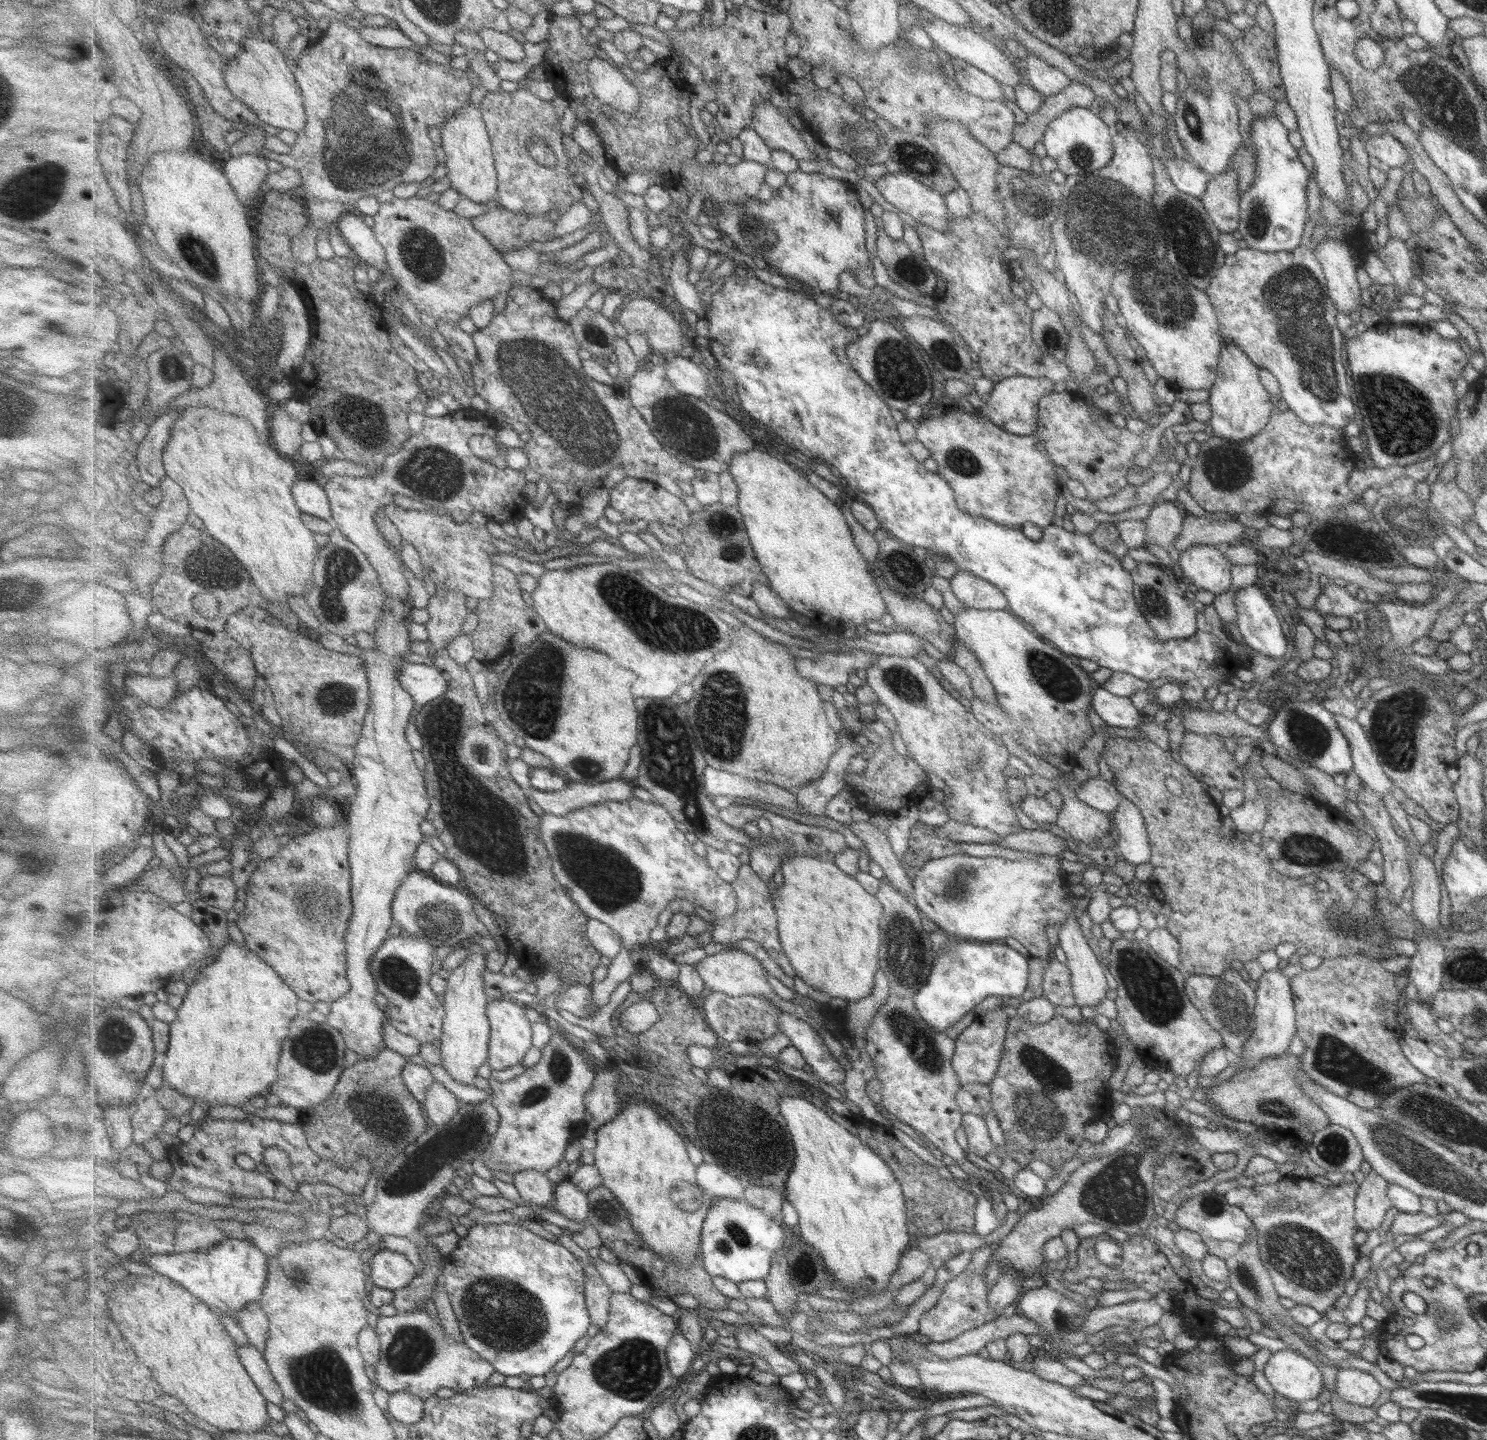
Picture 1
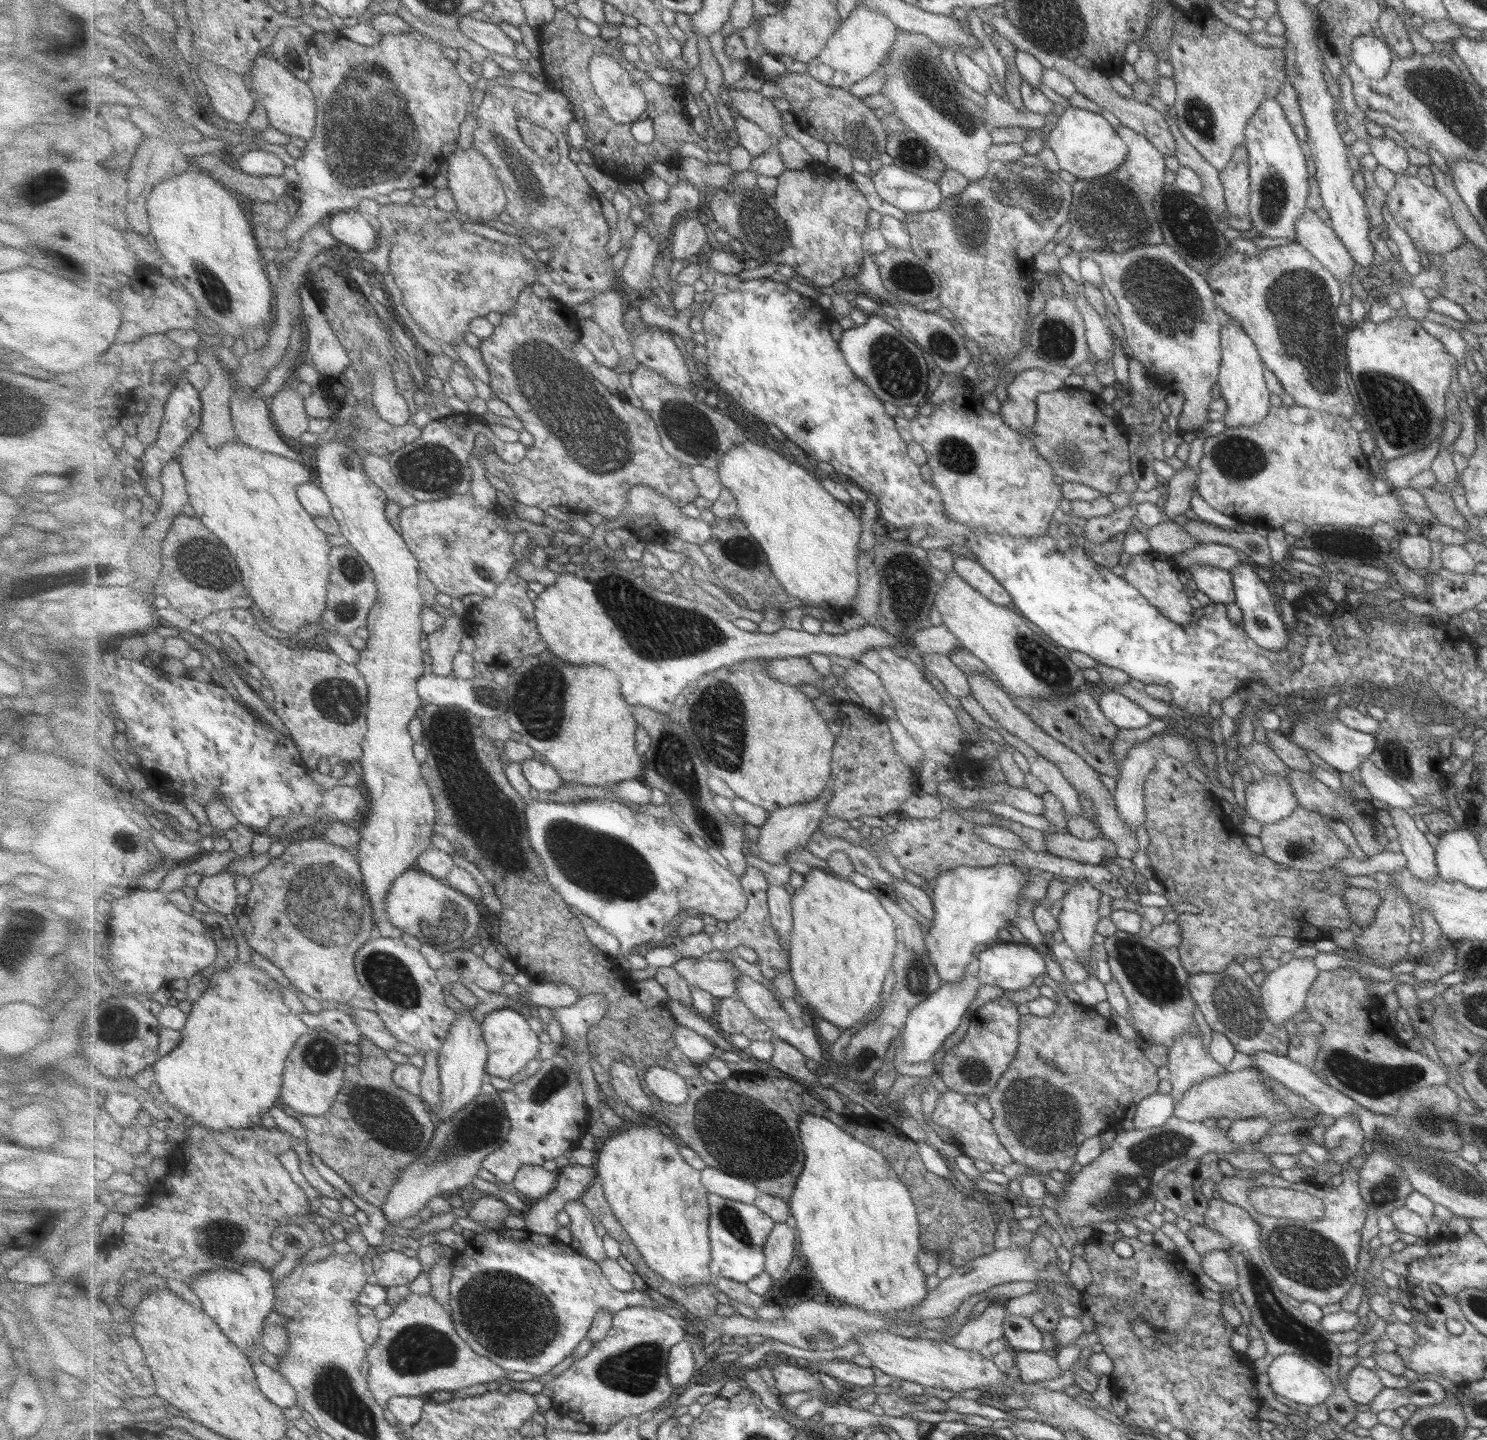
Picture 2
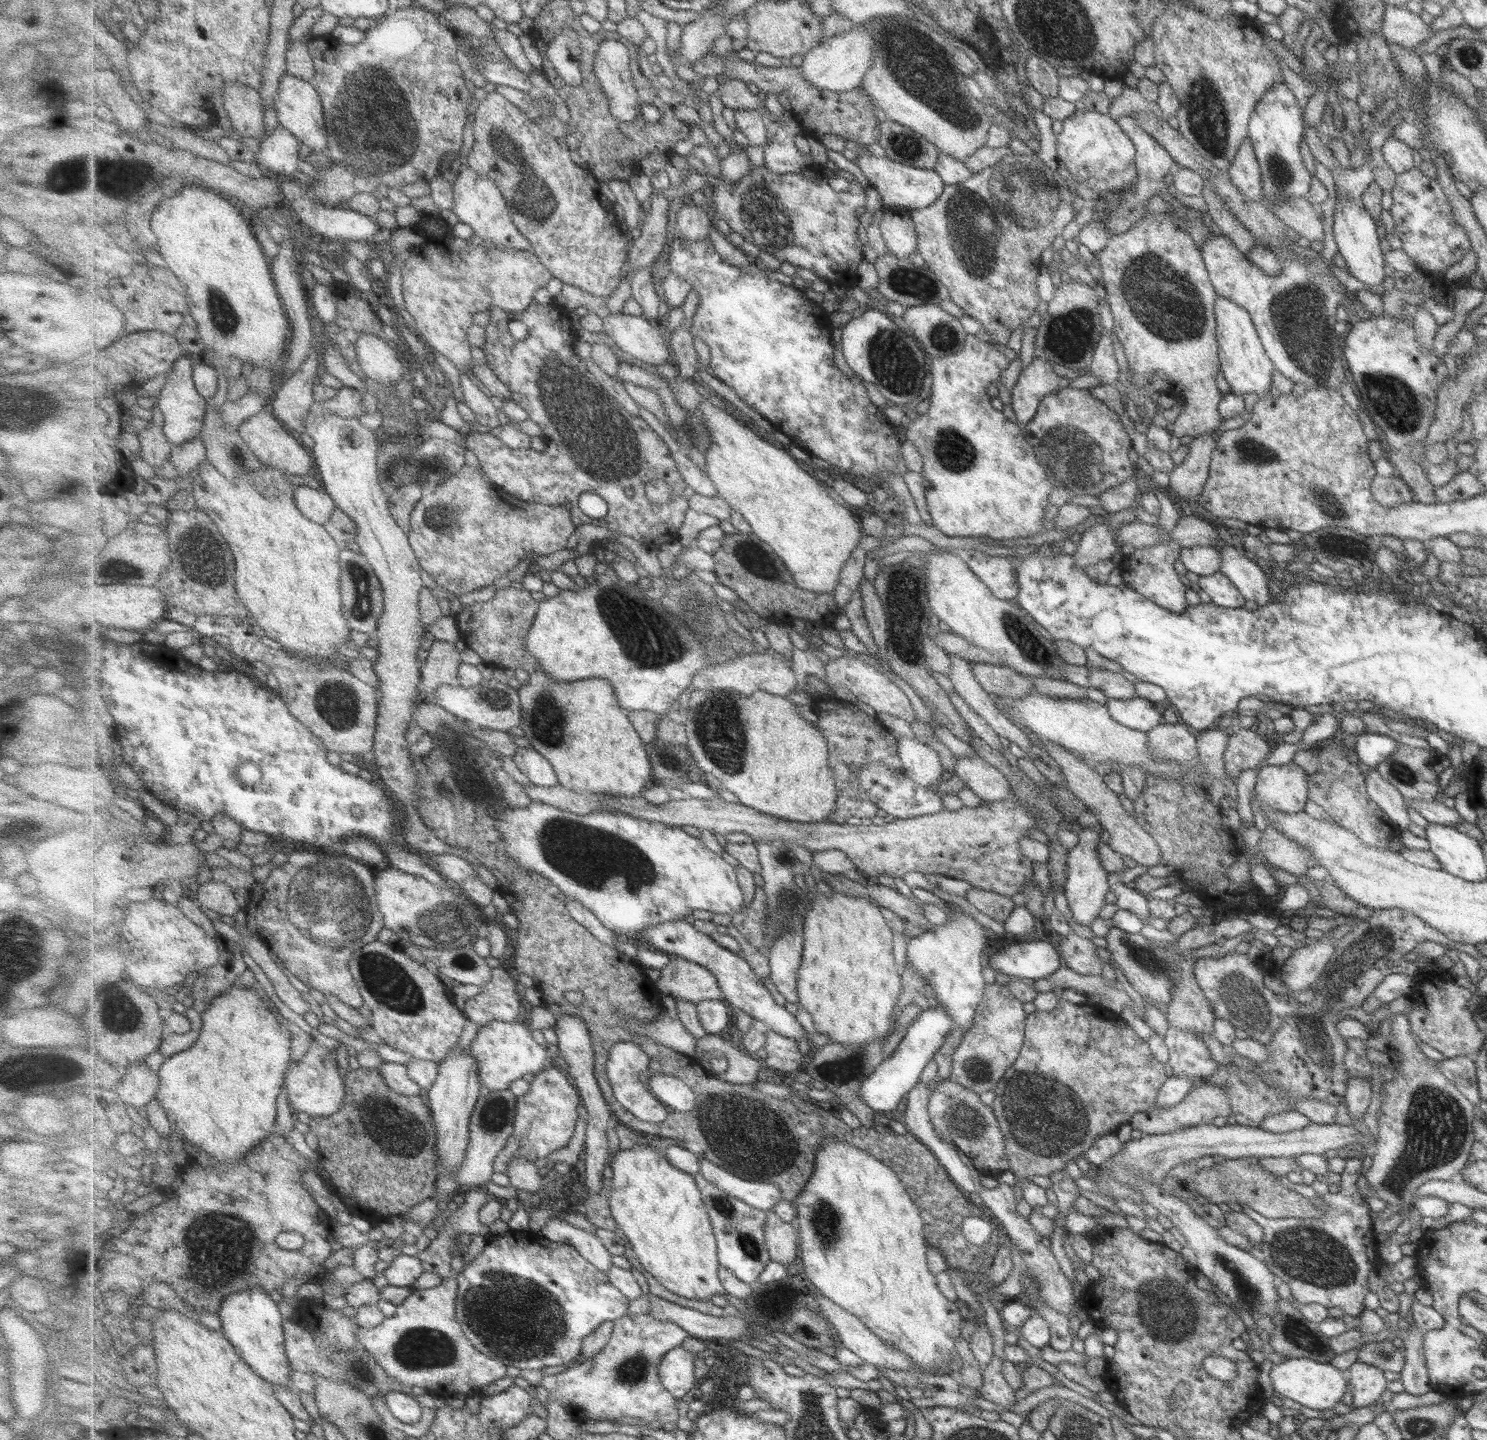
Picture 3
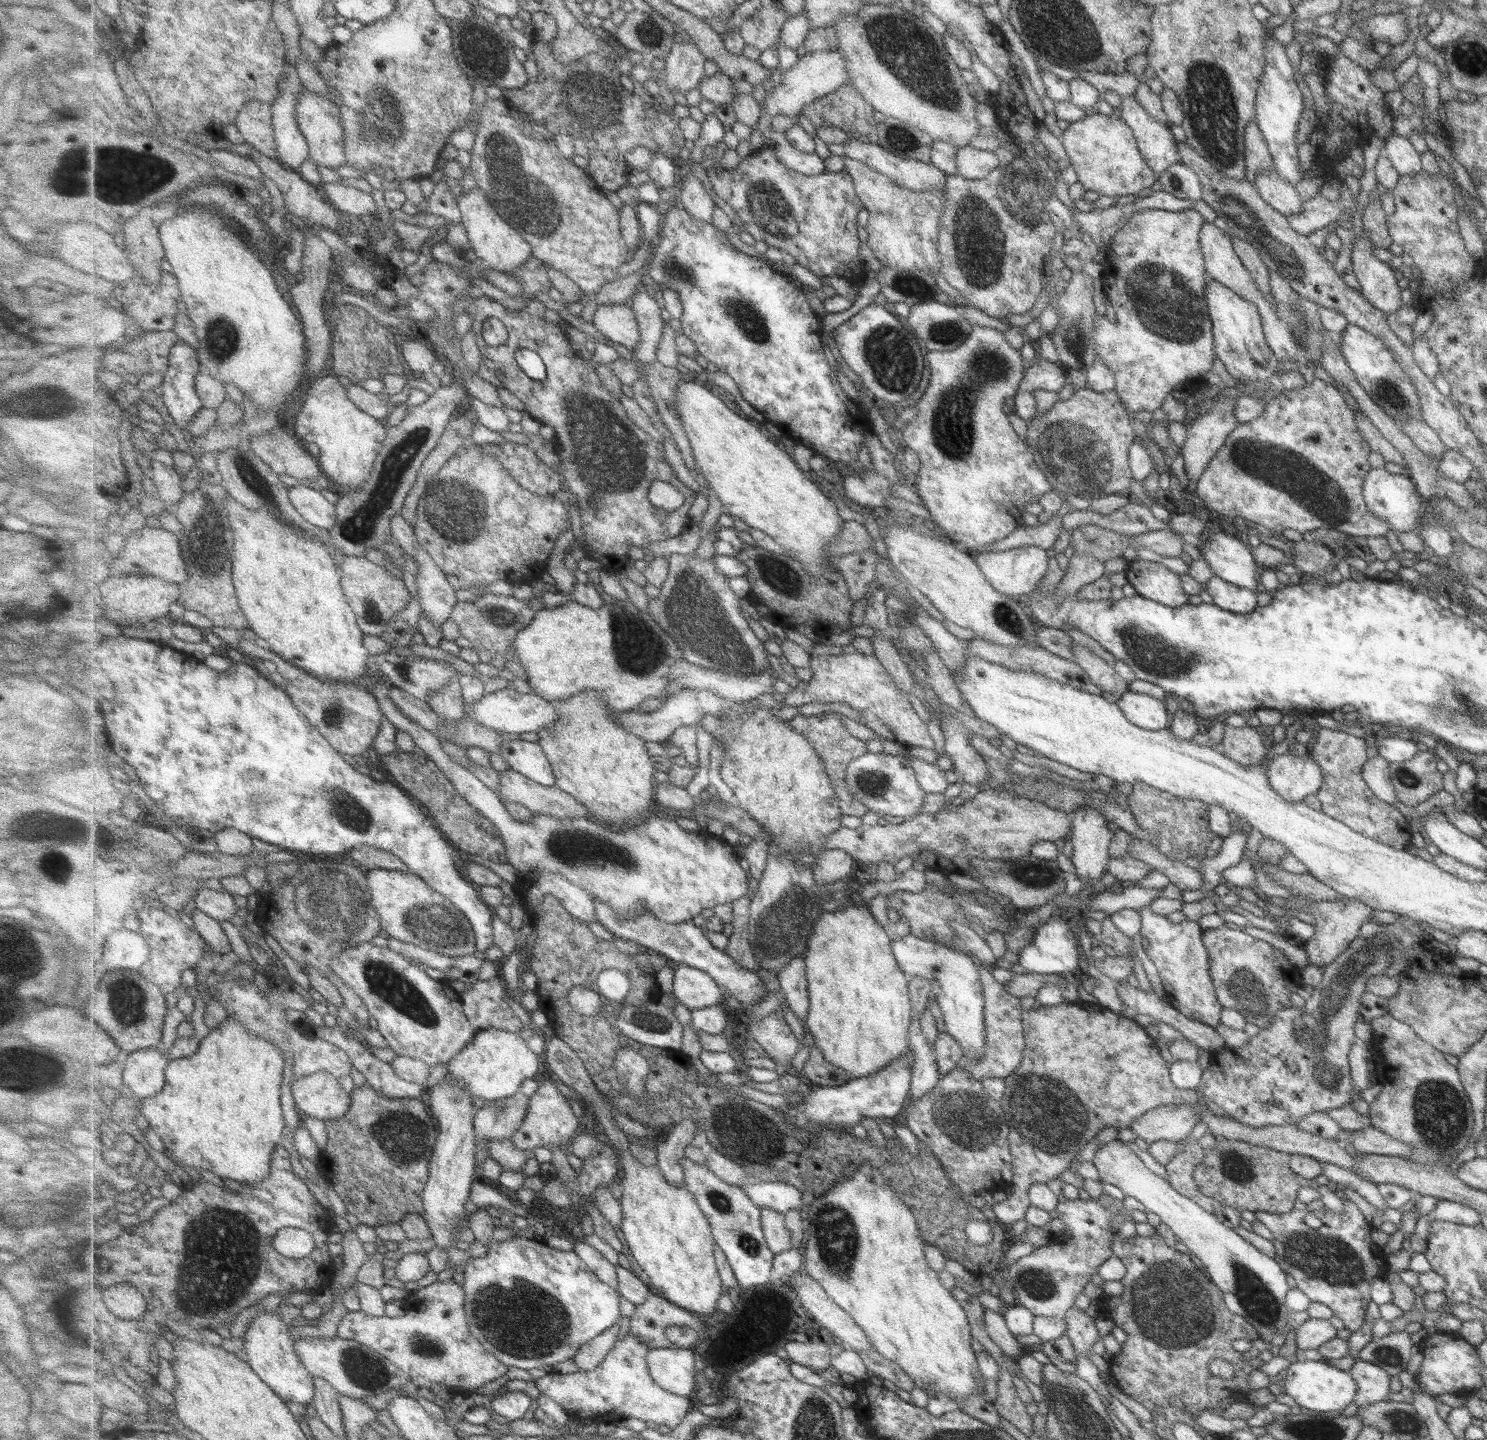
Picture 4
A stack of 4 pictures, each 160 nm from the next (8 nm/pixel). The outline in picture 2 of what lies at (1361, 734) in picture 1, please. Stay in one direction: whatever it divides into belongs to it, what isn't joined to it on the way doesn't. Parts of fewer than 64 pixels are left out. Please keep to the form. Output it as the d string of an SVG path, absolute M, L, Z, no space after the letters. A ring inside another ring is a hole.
M1369 758L1361 761L1361 765L1357 767L1361 777L1361 784L1367 788L1367 792L1371 794L1372 798L1383 802L1389 807L1407 811L1407 808L1415 806L1415 799L1405 792L1397 782L1385 776Z

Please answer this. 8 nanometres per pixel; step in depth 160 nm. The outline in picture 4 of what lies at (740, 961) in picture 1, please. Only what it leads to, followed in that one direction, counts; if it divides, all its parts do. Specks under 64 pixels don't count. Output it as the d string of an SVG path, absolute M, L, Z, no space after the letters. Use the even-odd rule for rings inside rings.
M685 964L674 965L674 995L691 1012L720 1004L726 995L707 972Z

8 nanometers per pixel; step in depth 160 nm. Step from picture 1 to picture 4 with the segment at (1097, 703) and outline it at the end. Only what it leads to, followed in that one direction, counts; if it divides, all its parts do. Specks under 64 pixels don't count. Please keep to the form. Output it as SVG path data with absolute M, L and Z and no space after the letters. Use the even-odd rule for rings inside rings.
M1127 691L1119 696L1115 706L1125 720L1137 728L1159 731L1169 725L1170 715L1163 700Z

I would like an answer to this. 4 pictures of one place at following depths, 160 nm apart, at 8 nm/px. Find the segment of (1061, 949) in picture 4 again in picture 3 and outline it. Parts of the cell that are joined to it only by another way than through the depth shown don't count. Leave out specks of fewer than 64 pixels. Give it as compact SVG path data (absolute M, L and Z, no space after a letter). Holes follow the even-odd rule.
M1021 939L1014 943L997 944L997 953L989 956L988 967L1007 976L1008 980L1029 978L1044 979L1060 968L1059 953L1055 944Z

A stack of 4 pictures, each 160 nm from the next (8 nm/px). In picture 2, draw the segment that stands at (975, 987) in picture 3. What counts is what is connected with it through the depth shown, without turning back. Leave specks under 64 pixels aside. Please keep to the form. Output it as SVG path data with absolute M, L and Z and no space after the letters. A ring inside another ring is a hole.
M996 864L989 868L960 866L941 872L930 883L935 918L924 939L942 984L962 980L971 960L997 943L997 930L1006 928L1008 922L1016 926L1017 910L1022 902L1017 899L1017 893L1029 877L1029 873L1009 864Z

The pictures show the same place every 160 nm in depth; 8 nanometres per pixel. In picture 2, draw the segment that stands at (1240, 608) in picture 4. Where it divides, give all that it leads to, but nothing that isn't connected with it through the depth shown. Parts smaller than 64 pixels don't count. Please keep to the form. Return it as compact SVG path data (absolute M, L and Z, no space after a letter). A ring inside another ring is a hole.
M1194 564L1187 568L1190 571L1197 590L1203 592L1211 602L1226 605L1234 602L1234 592L1229 571Z

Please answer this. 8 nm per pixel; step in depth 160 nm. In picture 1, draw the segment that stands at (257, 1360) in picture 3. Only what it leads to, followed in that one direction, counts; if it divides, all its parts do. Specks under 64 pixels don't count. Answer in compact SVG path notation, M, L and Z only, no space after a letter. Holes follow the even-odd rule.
M227 1238L209 1250L154 1254L141 1262L163 1276L183 1285L209 1307L235 1319L239 1311L261 1299L268 1283L270 1258L257 1246L245 1239Z

